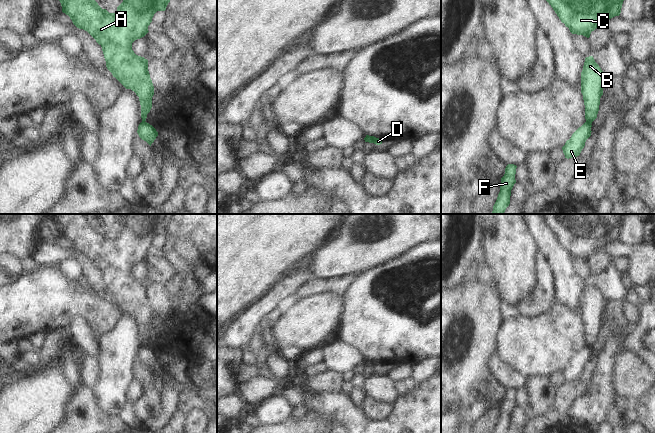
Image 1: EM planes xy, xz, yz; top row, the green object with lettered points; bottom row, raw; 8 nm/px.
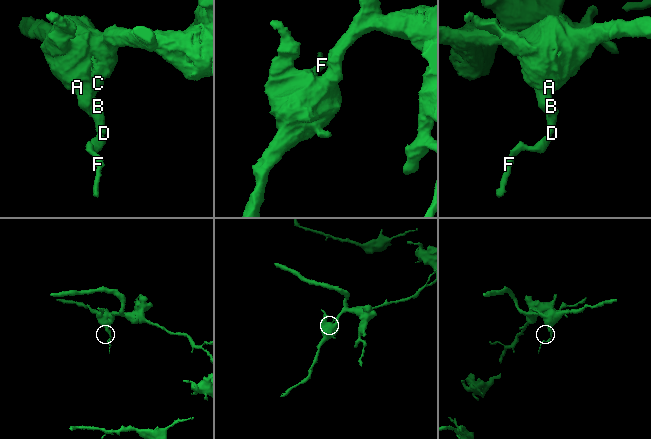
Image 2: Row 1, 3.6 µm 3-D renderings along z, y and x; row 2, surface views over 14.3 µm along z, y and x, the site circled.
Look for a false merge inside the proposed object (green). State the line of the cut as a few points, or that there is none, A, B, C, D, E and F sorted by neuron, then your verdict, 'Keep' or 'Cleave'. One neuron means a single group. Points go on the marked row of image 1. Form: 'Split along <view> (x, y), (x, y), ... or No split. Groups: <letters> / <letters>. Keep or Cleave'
Split along yz (586, 121), (590, 124). Groups: A B C D / E F. Cleave.

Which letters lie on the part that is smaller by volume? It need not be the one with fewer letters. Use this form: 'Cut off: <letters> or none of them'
Cut off: E, F

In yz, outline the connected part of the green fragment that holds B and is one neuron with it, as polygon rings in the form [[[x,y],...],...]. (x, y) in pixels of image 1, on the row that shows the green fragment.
[[[593,56],[586,57],[581,72],[581,93],[585,105],[585,119],[590,124],[597,118],[606,79],[607,76],[595,62]]]

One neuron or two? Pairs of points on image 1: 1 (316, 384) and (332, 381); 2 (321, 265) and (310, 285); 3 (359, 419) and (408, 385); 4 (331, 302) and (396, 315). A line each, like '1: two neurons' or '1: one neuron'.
1: one neuron
2: two neurons
3: two neurons
4: two neurons

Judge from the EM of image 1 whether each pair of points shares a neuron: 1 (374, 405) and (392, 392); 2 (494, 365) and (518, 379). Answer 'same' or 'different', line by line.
1: different
2: same

